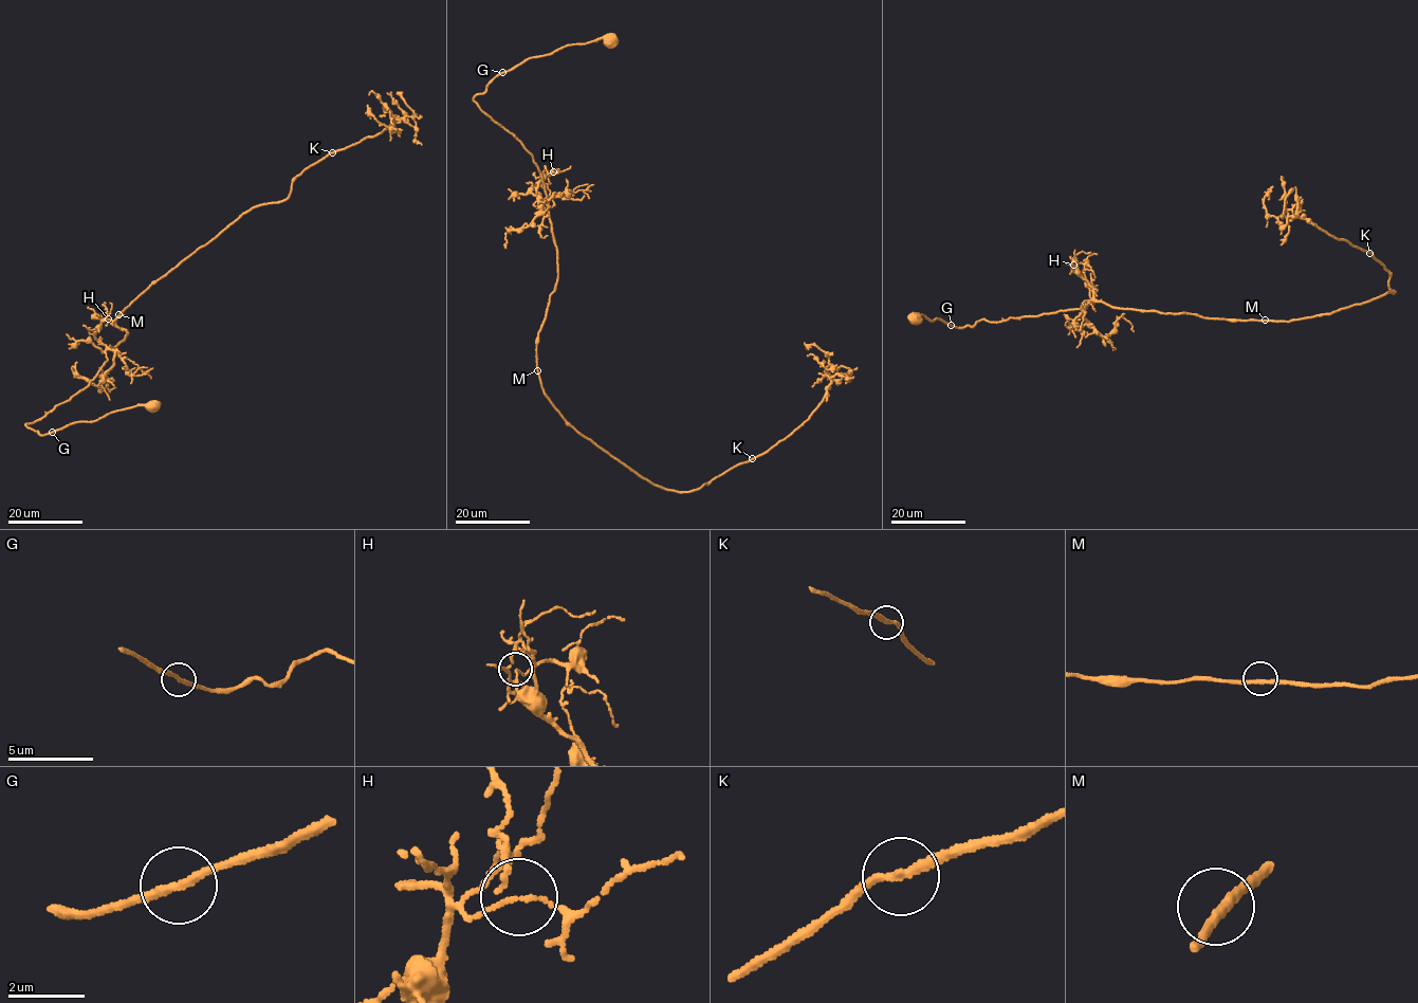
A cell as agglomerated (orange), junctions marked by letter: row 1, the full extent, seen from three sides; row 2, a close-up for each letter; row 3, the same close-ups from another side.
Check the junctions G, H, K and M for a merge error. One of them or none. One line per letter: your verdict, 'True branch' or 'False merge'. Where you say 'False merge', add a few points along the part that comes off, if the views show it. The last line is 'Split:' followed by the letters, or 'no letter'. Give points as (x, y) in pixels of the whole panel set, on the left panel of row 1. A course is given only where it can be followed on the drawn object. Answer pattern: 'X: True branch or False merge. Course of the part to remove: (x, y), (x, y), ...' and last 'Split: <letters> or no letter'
G: True branch
H: True branch
K: True branch
M: True branch
Split: no letter

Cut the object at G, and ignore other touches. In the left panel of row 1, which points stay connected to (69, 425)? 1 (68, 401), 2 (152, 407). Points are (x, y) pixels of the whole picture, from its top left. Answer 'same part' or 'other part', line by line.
1: other part
2: same part

